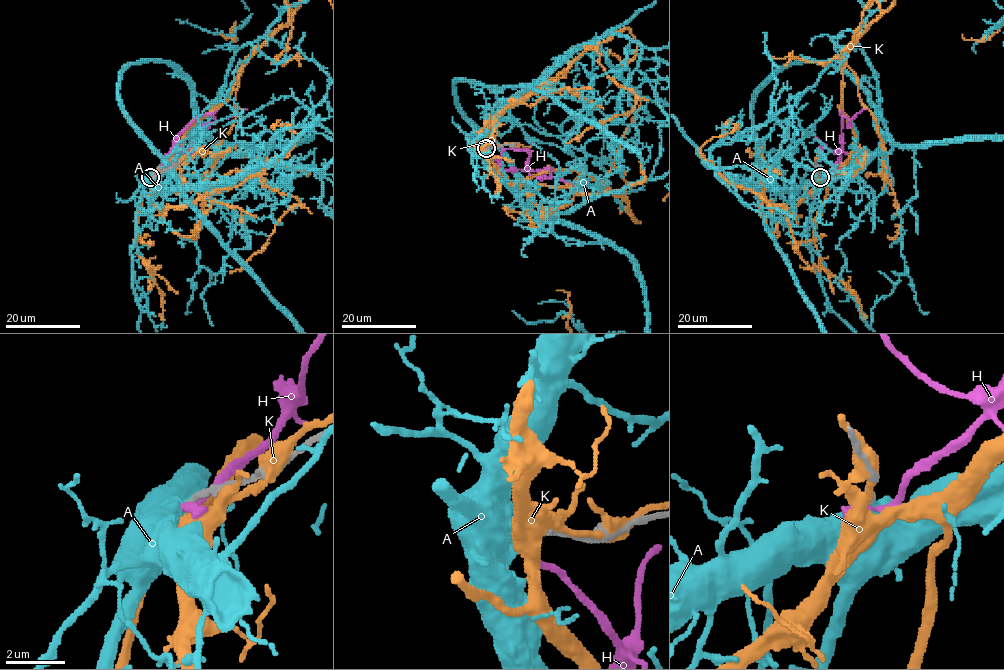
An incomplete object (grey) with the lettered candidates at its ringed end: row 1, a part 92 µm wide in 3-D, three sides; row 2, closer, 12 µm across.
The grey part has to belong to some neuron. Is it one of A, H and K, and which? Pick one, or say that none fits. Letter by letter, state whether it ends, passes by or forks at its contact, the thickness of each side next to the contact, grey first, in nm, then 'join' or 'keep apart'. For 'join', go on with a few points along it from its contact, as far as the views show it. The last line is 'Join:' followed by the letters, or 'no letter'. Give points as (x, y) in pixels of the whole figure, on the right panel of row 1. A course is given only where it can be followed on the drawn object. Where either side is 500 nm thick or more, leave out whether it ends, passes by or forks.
A: it ends there; 240 nm thick on the grey side, 440 nm on the other; join
H: it ends there; 200 nm thick on the grey side, 320 nm on the other; keep apart
K: it forks there; 280 nm thick on the grey side, 320 nm on the other; keep apart
Join: A

